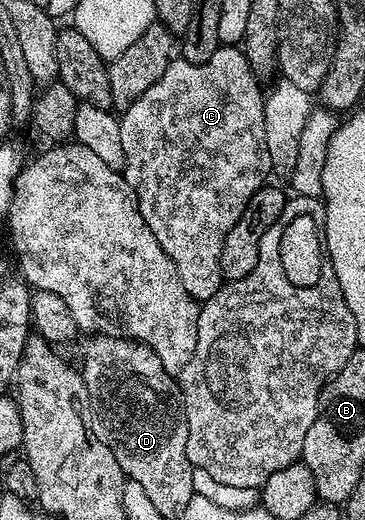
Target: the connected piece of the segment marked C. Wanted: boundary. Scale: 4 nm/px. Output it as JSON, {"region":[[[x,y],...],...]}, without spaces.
{"region":[[[222,46],[205,64],[191,64],[183,58],[174,58],[170,66],[166,66],[166,74],[162,74],[162,78],[158,78],[158,82],[154,82],[154,86],[150,86],[150,90],[146,90],[146,94],[138,98],[138,102],[123,109],[119,117],[122,154],[124,155],[122,171],[126,182],[130,182],[130,186],[136,192],[136,197],[140,199],[140,213],[142,218],[146,218],[146,226],[150,226],[154,238],[158,238],[158,246],[162,246],[170,262],[174,262],[174,270],[178,270],[178,278],[182,278],[182,286],[186,286],[188,293],[197,302],[210,299],[219,290],[221,284],[225,283],[220,263],[226,234],[230,234],[234,222],[242,218],[250,198],[260,188],[265,187],[267,180],[264,179],[272,172],[270,154],[267,153],[266,122],[264,121],[265,93],[260,92],[259,83],[261,84],[261,81],[252,71],[250,62],[244,57],[243,51],[236,46]]]}

